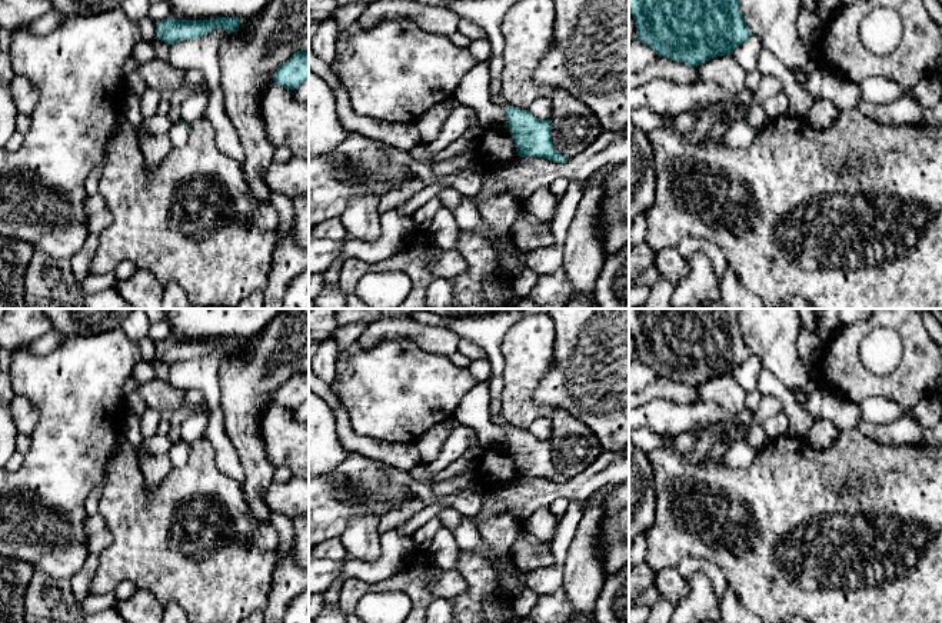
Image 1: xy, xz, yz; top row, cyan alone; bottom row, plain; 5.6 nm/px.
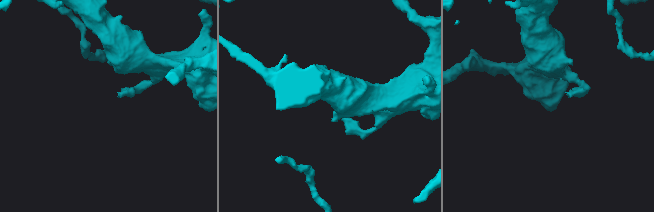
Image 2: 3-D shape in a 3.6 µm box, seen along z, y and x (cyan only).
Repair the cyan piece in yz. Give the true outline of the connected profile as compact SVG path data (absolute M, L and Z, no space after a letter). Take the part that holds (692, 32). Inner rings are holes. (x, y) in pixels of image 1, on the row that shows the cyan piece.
M629 0L629 13L639 41L690 67L732 54L752 34L739 0Z

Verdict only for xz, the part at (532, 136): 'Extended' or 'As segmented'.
As segmented

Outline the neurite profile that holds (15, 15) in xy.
M0 0L0 27L13 33L51 10L50 0Z

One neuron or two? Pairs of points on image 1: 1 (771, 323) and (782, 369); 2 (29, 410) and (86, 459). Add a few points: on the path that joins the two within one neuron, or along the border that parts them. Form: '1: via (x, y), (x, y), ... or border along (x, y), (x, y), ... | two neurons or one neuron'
1: via (771, 335), (781, 357) | one neuron
2: border along (15, 396), (37, 409), (39, 423), (32, 435) | two neurons

